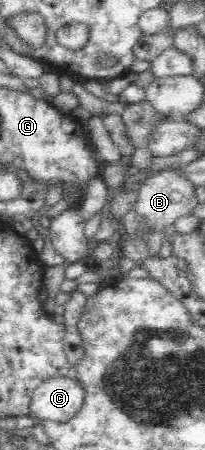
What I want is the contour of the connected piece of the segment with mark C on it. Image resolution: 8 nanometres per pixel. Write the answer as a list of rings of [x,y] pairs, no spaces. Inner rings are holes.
[[[71,373],[51,376],[33,392],[29,416],[42,420],[71,420],[85,403],[88,390]]]

